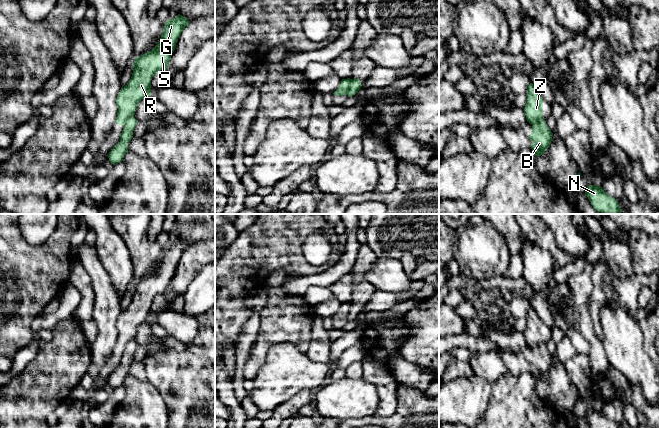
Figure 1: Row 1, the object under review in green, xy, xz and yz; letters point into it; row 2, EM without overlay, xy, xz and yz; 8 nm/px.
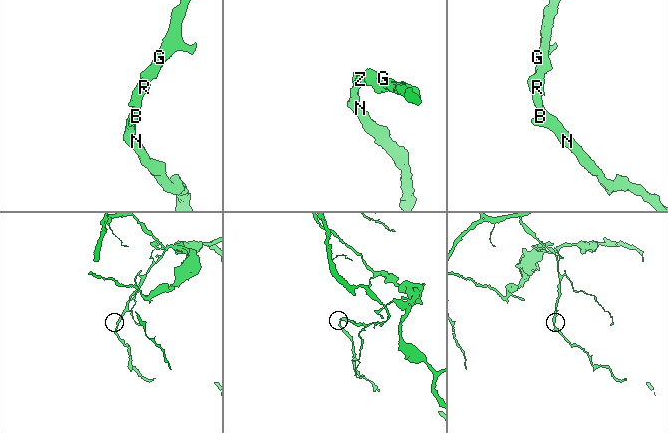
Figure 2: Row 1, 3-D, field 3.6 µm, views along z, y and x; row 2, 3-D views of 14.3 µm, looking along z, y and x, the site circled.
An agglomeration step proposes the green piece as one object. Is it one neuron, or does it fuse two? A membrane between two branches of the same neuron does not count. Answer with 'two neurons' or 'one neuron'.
two neurons

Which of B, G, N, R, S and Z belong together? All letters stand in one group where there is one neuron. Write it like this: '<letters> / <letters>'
B N / G R S Z

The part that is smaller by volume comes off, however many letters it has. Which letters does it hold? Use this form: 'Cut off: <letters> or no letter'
Cut off: B, N

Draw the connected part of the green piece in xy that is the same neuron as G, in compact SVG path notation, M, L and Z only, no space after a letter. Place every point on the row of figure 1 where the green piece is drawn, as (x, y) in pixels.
M180 14L169 19L157 45L151 51L134 59L131 79L121 88L116 99L118 108L116 124L124 126L128 119L134 117L138 103L151 96L153 76L158 71L168 68L178 38L189 23L190 21Z

